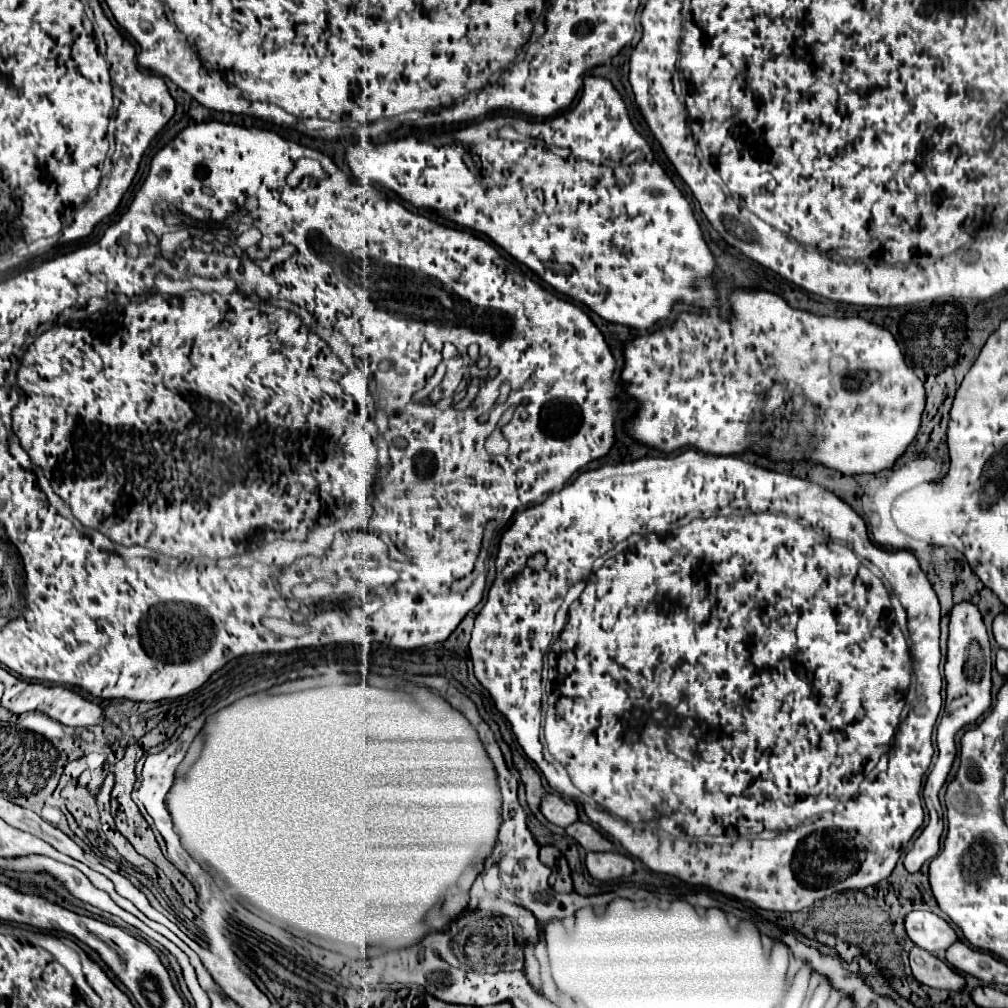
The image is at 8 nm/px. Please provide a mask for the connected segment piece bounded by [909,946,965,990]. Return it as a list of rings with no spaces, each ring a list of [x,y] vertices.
[[[913,946],[909,952],[909,964],[915,980],[925,986],[939,990],[961,990],[965,986],[963,976],[959,976],[951,966],[941,962],[937,956],[917,946]]]

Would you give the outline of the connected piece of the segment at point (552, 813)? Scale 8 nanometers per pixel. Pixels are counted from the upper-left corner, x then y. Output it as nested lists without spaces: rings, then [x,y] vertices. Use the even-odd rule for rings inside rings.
[[[545,794],[541,800],[541,814],[555,826],[569,826],[577,822],[577,806],[571,798],[563,798],[559,794]]]

